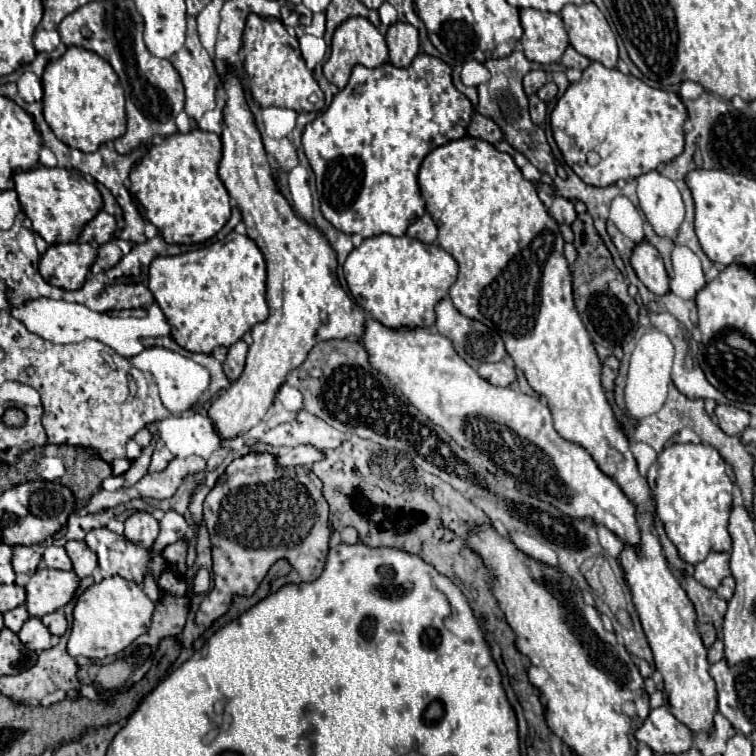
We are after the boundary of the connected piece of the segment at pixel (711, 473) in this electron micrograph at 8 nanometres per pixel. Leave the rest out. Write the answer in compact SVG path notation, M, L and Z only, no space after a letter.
M673 444L665 448L647 472L647 482L655 496L657 516L665 524L669 540L675 544L681 560L697 564L709 552L731 552L727 532L733 510L733 482L725 472L725 460L709 444Z

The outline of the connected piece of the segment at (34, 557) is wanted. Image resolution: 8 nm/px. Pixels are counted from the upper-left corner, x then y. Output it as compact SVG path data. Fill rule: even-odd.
M15 546L13 548L13 570L31 576L41 564L41 550L35 546Z

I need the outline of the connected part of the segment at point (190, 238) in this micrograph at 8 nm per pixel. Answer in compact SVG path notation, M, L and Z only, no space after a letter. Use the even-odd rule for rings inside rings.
M191 130L187 134L175 132L167 138L163 138L161 144L155 144L147 150L147 154L133 166L129 178L131 178L131 194L133 198L143 206L143 216L159 228L159 234L169 244L197 244L213 238L229 220L231 216L231 204L229 194L223 186L223 182L217 176L217 166L221 160L221 138L213 132L205 130Z

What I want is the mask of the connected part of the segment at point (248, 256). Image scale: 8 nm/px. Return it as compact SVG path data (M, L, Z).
M237 232L193 252L159 256L149 266L149 290L171 326L173 340L189 352L205 354L217 346L229 348L267 318L265 278L261 250L249 236Z

